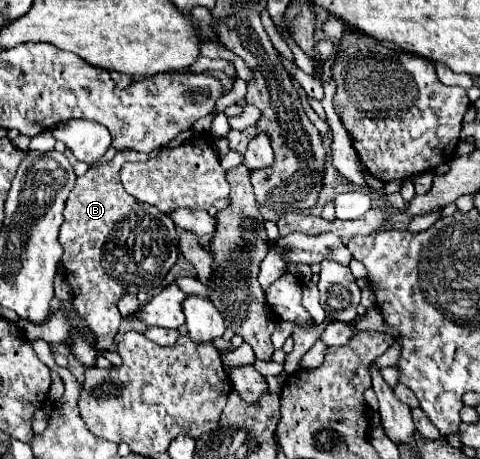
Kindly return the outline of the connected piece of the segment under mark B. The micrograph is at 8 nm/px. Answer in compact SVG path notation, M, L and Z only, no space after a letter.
M118 151L112 161L102 163L98 167L90 167L84 177L78 177L66 201L64 223L60 227L60 245L64 247L62 265L66 269L66 281L74 289L74 311L78 313L78 317L84 319L86 329L94 335L96 349L100 349L100 353L115 366L122 365L121 357L110 352L110 347L114 345L114 337L122 323L116 303L126 293L138 293L142 289L148 293L158 289L178 257L178 233L172 221L164 217L164 213L160 213L156 207L142 203L124 191L118 173L120 167L128 161L138 161L138 153Z

